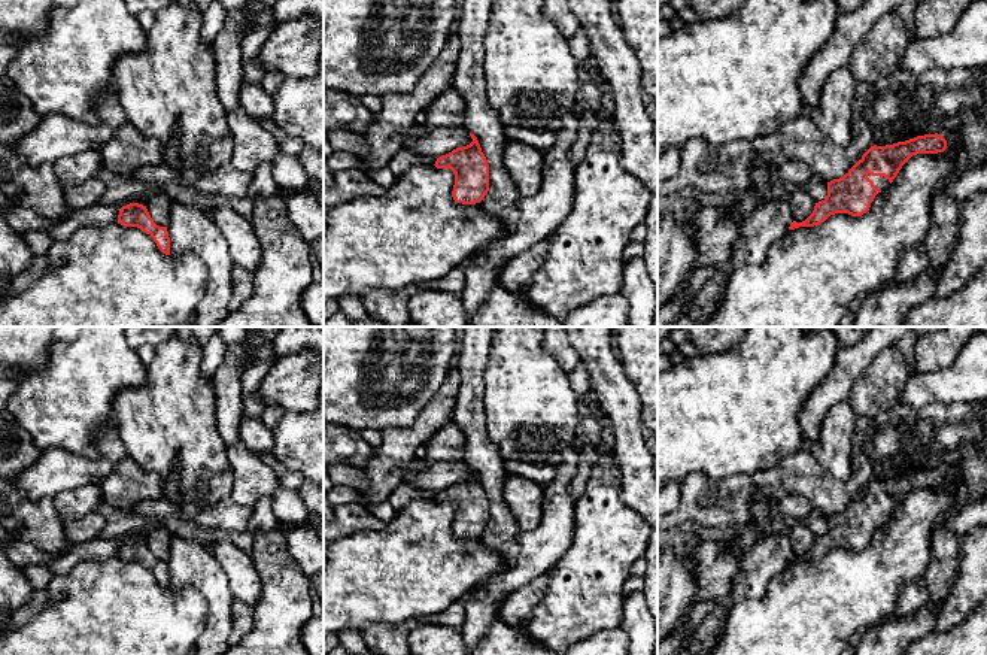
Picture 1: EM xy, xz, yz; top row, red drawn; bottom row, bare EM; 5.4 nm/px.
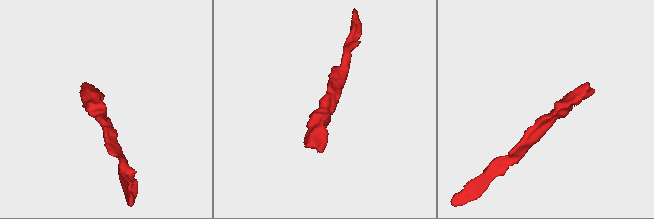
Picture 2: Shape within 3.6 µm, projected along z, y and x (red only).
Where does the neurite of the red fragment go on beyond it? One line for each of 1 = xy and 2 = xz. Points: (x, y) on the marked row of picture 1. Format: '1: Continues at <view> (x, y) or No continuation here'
1: No continuation here
2: No continuation here

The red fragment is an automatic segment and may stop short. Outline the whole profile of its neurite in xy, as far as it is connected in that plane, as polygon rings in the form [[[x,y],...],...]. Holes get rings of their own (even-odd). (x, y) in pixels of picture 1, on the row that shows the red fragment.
[[[139,203],[122,206],[118,215],[118,224],[140,228],[154,239],[163,254],[170,255],[170,237],[167,227],[157,225],[146,206]]]

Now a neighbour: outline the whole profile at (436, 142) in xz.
[[[414,125],[400,131],[404,136],[404,149],[423,157],[438,158],[473,142],[470,131],[464,125],[432,130]]]

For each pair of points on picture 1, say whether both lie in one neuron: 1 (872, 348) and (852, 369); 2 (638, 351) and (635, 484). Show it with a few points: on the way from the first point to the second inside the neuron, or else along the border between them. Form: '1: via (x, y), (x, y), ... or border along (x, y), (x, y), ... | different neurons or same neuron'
1: via (868, 352), (856, 364) | same neuron
2: border along (619, 360), (623, 373), (638, 394), (641, 422) | different neurons

